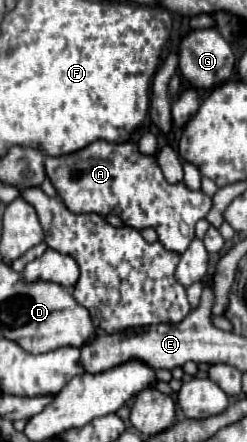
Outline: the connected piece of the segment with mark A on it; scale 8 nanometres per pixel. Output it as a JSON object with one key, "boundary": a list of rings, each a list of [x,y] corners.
{"boundary":[[[97,140],[89,146],[85,146],[83,150],[67,154],[67,156],[57,156],[57,158],[47,156],[45,170],[47,170],[49,180],[57,188],[61,200],[65,202],[65,206],[71,212],[95,212],[95,214],[105,216],[105,208],[107,208],[111,214],[119,216],[127,226],[131,226],[135,230],[155,228],[159,242],[167,250],[177,252],[177,254],[183,254],[187,250],[187,246],[195,238],[197,220],[205,218],[207,212],[213,208],[213,198],[207,196],[203,190],[191,190],[185,186],[185,182],[177,182],[177,184],[167,182],[161,168],[159,168],[157,156],[141,154],[137,144],[133,144],[133,142],[113,144],[113,142]]]}

